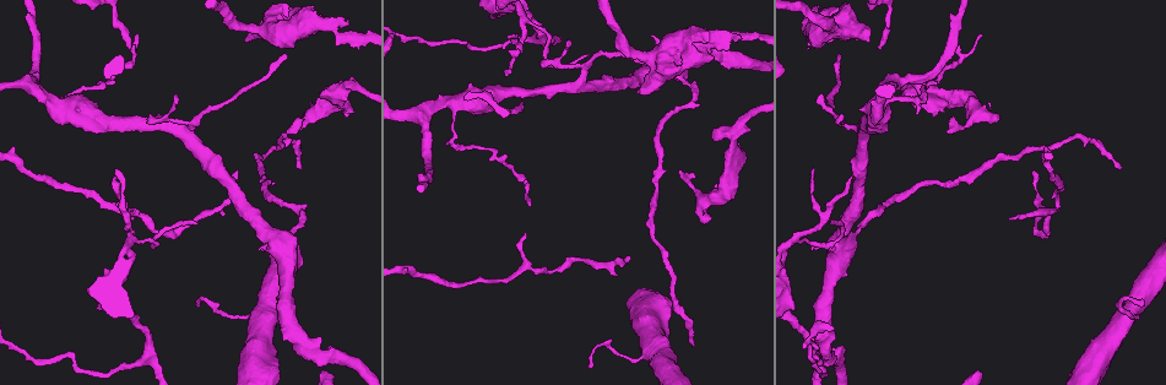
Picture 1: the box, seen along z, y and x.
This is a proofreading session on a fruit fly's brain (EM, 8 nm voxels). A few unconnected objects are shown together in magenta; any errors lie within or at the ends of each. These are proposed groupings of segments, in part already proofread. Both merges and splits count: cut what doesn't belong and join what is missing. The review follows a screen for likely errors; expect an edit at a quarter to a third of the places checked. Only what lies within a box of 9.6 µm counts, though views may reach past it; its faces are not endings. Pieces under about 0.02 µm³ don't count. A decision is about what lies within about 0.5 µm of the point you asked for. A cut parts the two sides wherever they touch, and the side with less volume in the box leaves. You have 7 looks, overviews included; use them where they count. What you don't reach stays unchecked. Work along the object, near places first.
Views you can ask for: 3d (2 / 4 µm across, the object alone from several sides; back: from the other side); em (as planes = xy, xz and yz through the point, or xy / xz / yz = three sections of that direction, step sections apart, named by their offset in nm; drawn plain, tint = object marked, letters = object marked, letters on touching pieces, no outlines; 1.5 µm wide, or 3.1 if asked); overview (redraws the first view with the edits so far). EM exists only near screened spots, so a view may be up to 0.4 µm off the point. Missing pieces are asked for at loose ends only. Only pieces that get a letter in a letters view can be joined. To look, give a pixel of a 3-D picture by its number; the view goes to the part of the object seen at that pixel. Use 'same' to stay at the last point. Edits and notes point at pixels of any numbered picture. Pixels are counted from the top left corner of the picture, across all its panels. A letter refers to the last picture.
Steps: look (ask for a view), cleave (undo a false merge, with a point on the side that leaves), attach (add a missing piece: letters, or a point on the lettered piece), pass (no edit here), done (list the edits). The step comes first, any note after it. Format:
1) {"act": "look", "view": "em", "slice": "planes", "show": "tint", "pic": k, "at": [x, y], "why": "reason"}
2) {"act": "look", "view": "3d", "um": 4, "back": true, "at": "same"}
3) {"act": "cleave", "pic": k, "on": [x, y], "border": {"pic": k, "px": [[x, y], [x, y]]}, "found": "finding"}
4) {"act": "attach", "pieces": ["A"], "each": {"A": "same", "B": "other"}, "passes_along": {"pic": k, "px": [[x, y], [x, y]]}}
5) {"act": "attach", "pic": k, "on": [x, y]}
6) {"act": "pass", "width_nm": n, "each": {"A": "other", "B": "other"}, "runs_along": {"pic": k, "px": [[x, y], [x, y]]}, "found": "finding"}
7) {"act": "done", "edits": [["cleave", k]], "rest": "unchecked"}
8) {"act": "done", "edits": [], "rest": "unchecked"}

{"act": "look", "view": "em", "slice": "xz", "step": 8, "show": "tint", "pic": 1, "at": [913, 85], "why": "touches itself"}

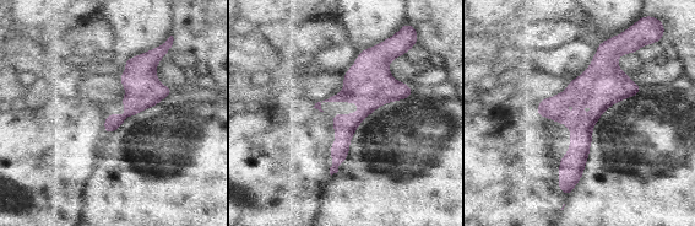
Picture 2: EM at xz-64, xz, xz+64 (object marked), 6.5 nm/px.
{"act": "look", "view": "em", "slice": "planes", "show": "letters", "at": "same", "why": "cut it another way"}

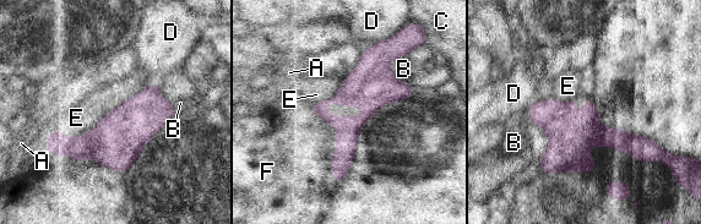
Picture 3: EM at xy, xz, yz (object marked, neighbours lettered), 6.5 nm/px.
{"act": "pass", "each": {"A": "other", "B": "other", "C": "other", "D": "other", "E": "other", "F": "other"}, "runs_along": {"pic": 3, "px": [[531, 110], [570, 135], [655, 152]]}, "found": "one neuron here"}

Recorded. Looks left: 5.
{"act": "look", "view": "em", "slice": "yz", "step": 8, "show": "tint", "pic": 1, "at": [694, 342], "why": "thin end"}

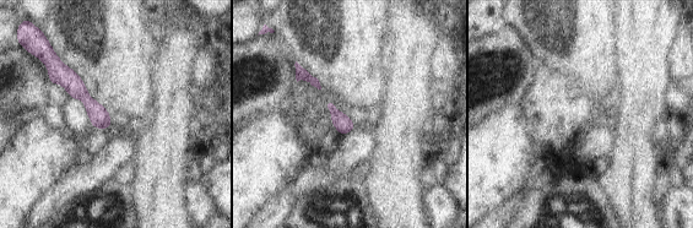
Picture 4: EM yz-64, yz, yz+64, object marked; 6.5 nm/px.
{"act": "look", "view": "em", "slice": "planes", "show": "letters", "at": "same"}

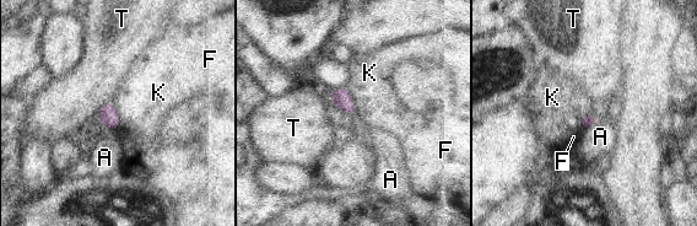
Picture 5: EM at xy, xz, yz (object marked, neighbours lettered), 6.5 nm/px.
{"act": "pass", "each": {"A": "other", "F": "other", "K": "other", "T": "other"}, "border": {"pic": 5, "px": [[111, 101], [119, 117]]}, "found": "none of them fits"}

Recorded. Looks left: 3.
{"act": "look", "view": "3d", "um": 2, "pic": 1, "at": [921, 100], "why": "abrupt turn"}

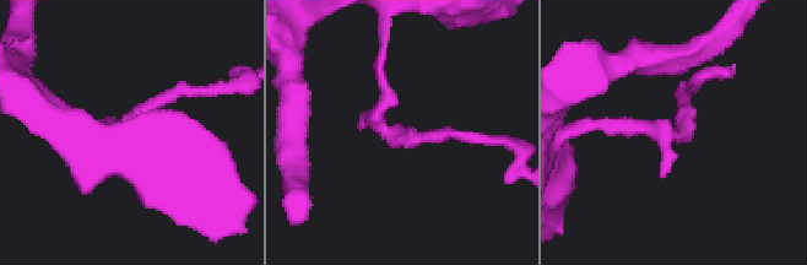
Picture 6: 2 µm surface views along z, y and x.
{"act": "look", "view": "em", "slice": "xz", "step": 4, "show": "tint", "pic": 6, "at": [684, 137]}

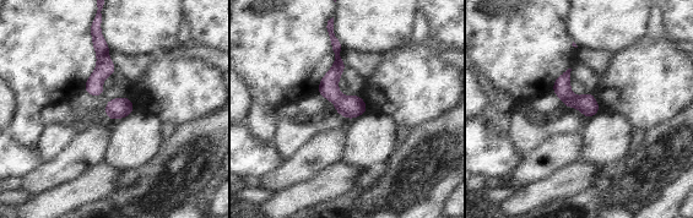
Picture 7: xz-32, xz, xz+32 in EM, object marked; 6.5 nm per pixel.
{"act": "look", "view": "em", "slice": "planes", "show": "letters", "at": "same", "why": "cut it another way"}

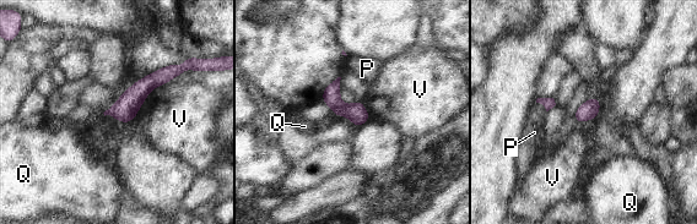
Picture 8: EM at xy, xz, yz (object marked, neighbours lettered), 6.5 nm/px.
{"act": "pass", "width_nm": 120, "each": {"P": "other", "Q": "other", "V": "other"}, "runs_along": {"pic": 8, "px": [[173, 70], [111, 112]]}, "found": "all the same neuron"}

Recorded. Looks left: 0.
{"act": "done", "edits": [], "rest": "unchecked"}

